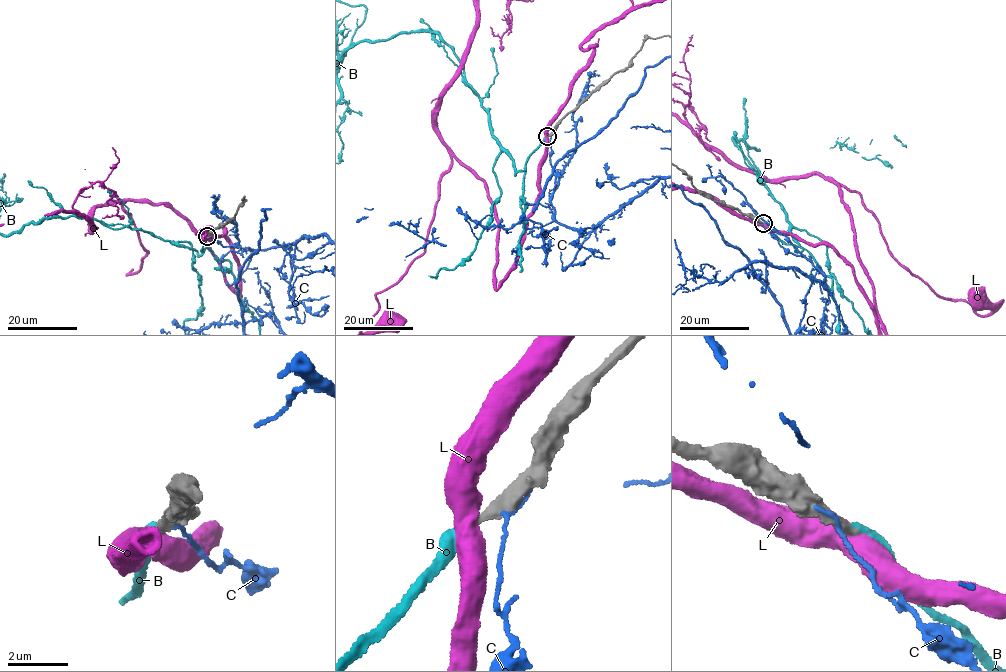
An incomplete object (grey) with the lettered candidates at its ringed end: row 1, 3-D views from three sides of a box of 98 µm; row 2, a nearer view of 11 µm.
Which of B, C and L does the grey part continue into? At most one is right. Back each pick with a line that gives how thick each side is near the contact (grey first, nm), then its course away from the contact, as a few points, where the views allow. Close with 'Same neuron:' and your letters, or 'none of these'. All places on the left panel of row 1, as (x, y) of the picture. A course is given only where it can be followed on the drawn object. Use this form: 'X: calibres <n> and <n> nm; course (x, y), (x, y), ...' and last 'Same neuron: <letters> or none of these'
B: calibres 360 and 240 nm
Same neuron: B

